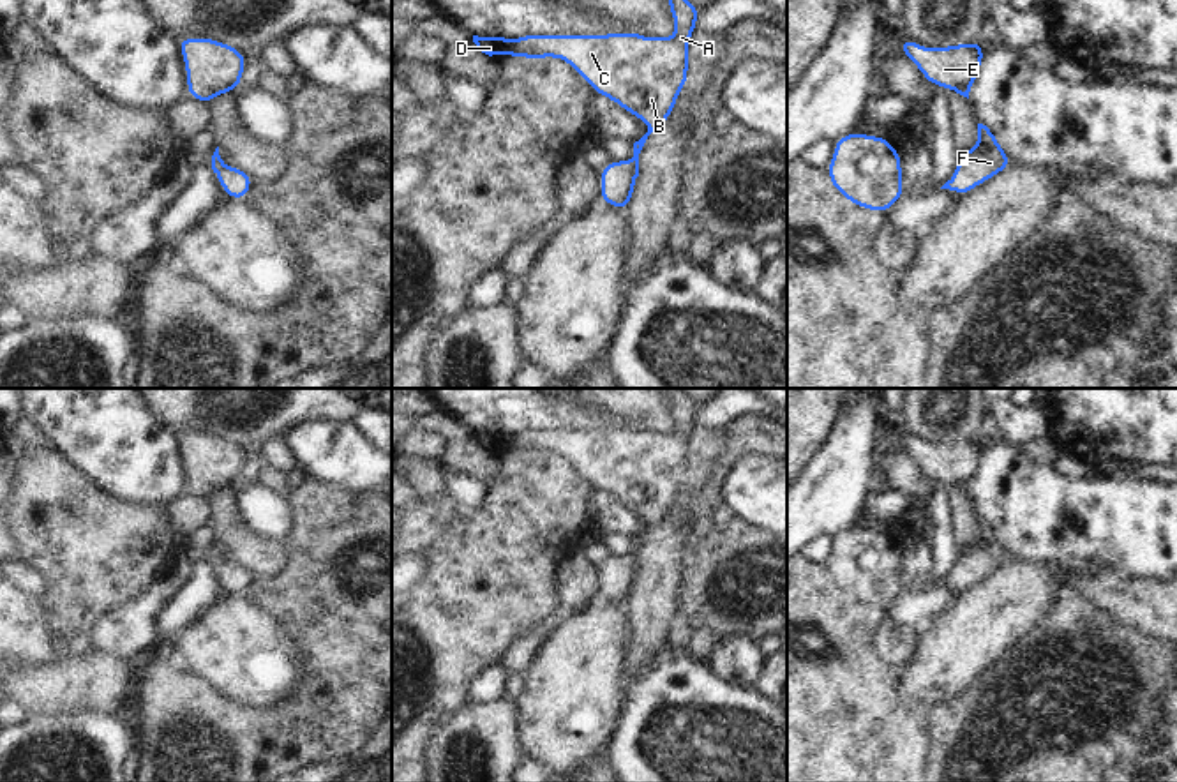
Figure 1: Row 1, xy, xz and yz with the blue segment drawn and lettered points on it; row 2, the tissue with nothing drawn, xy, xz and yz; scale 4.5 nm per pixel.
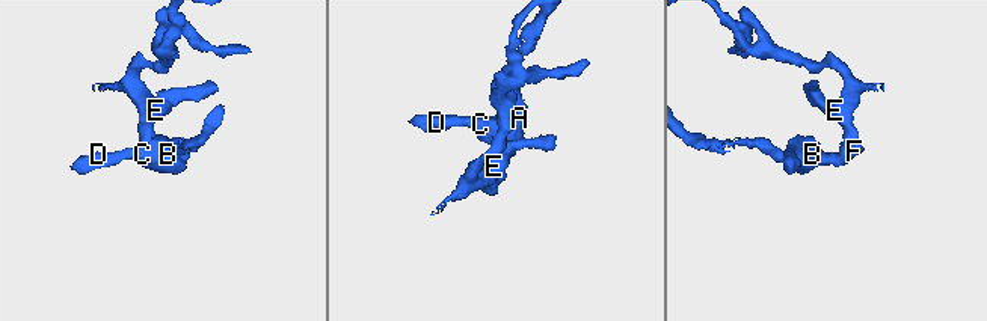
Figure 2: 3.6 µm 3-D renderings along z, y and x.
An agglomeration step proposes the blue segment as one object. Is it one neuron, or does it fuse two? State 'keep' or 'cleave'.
keep

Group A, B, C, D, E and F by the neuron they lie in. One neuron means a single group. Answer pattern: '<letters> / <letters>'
A B C D E F

